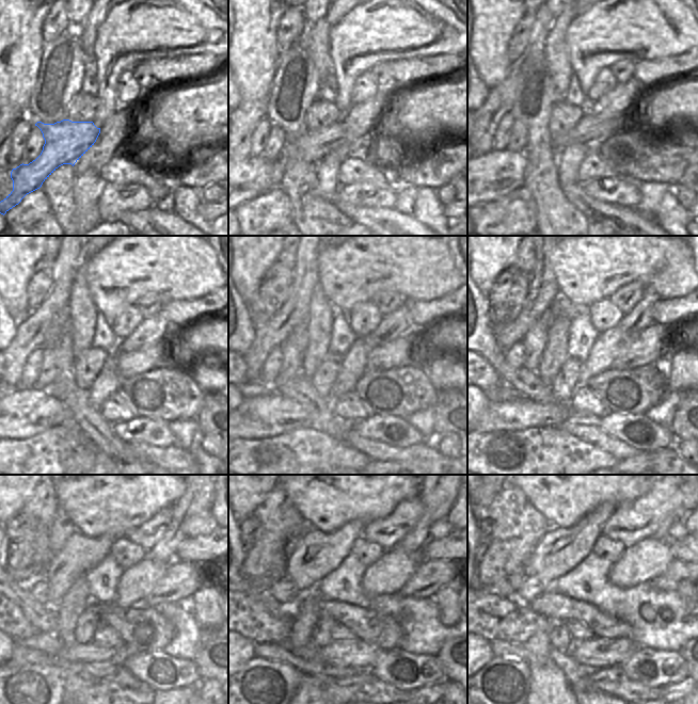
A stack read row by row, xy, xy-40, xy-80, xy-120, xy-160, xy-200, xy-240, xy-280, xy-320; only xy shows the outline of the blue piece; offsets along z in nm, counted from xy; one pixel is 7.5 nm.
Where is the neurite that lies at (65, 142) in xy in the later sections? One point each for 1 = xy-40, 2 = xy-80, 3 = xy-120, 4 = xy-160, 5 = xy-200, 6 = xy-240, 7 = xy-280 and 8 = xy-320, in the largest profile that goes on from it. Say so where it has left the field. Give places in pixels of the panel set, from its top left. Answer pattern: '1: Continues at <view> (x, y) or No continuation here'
1: Continues at xy-40 (312, 146)
2: Continues at xy-80 (591, 131)
3: Continues at xy-120 (129, 364)
4: Continues at xy-160 (398, 352)
5: Continues at xy-200 (650, 346)
6: Continues at xy-240 (181, 579)
7: Continues at xy-280 (431, 574)
8: Continues at xy-320 (678, 571).

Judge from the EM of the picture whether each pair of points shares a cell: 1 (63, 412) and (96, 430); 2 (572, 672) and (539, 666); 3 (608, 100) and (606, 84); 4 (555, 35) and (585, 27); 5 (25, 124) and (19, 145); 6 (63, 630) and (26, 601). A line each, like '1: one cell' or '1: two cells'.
1: two cells
2: two cells
3: two cells
4: two cells
5: one cell
6: two cells

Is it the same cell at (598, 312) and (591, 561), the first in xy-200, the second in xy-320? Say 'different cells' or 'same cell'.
different cells

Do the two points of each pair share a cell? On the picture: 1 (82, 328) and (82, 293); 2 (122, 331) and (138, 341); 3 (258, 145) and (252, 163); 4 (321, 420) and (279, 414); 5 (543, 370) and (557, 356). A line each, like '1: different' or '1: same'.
1: same
2: different
3: different
4: different
5: same

